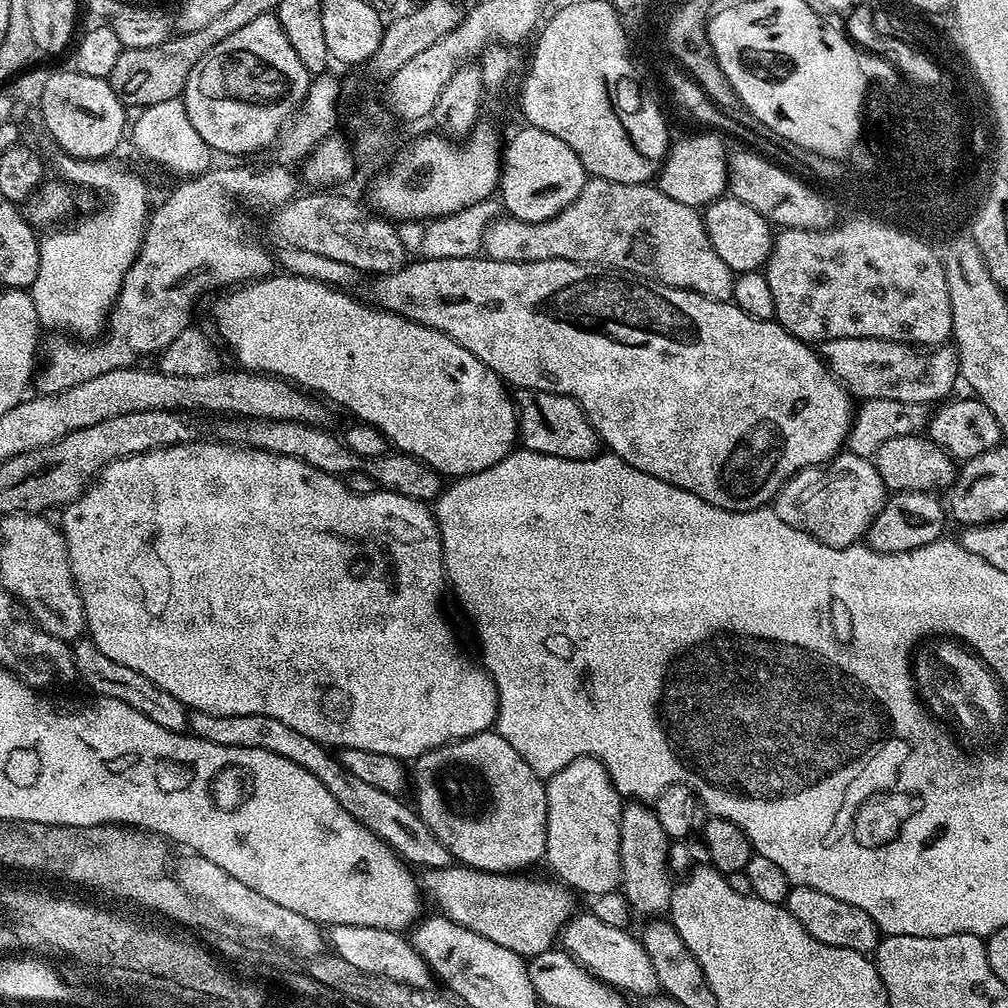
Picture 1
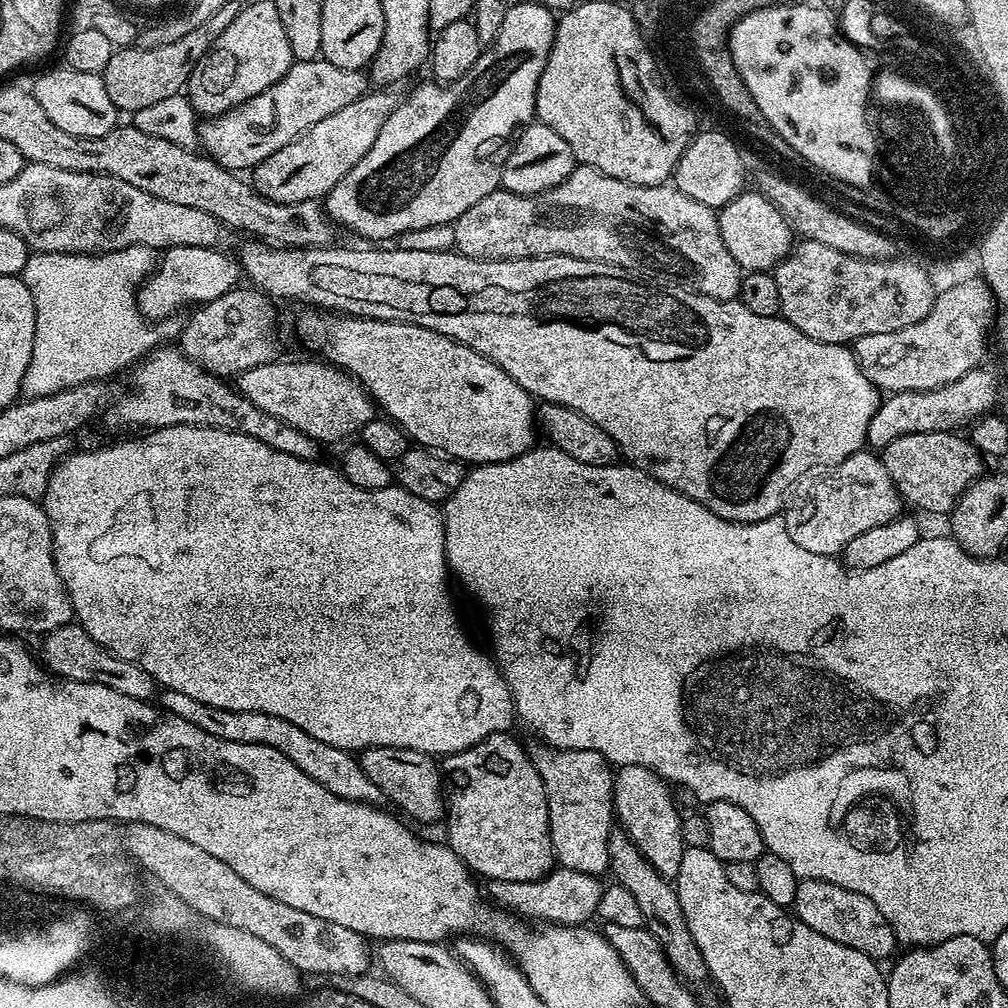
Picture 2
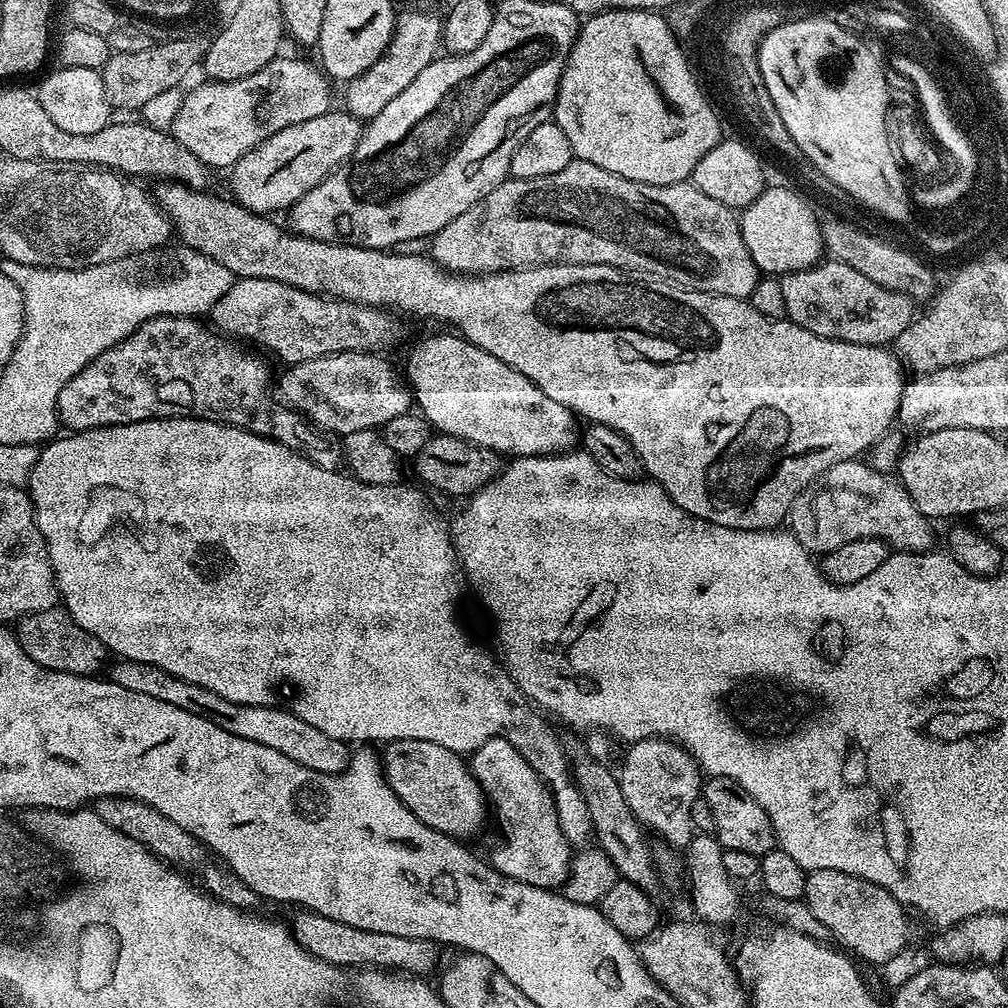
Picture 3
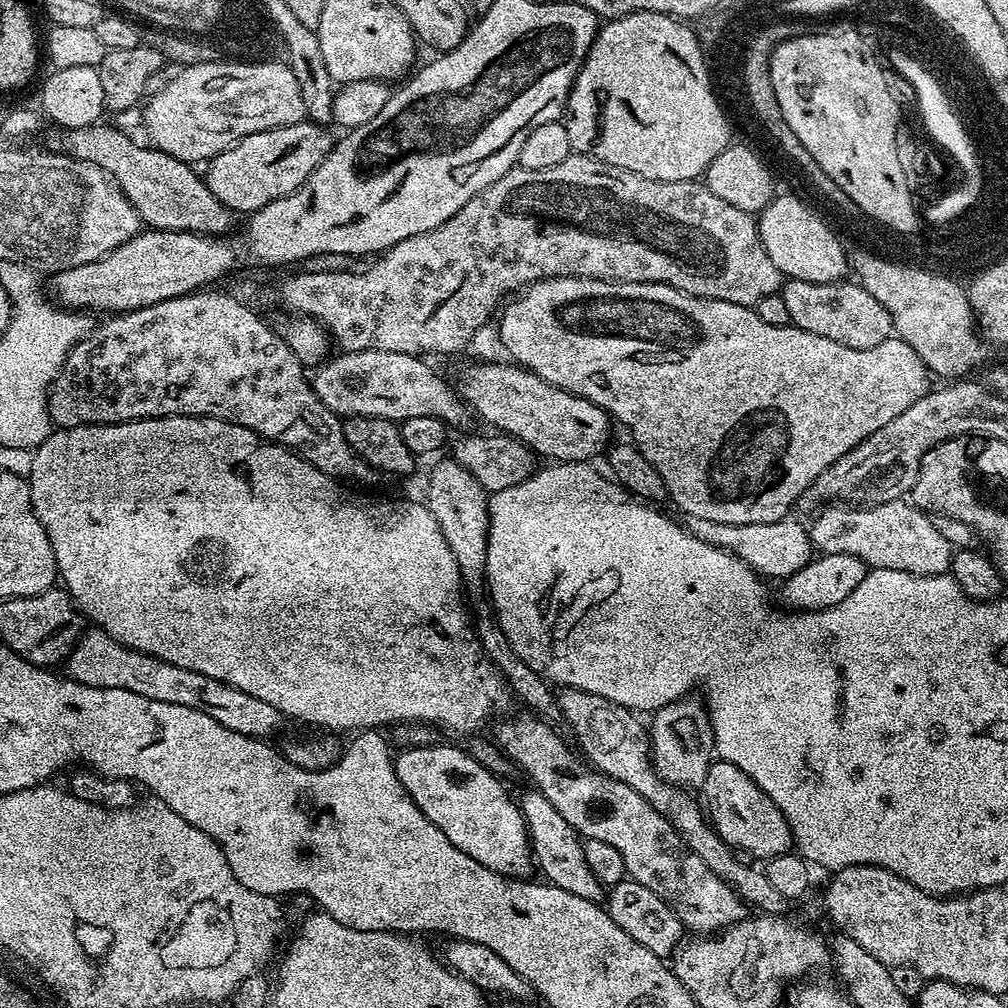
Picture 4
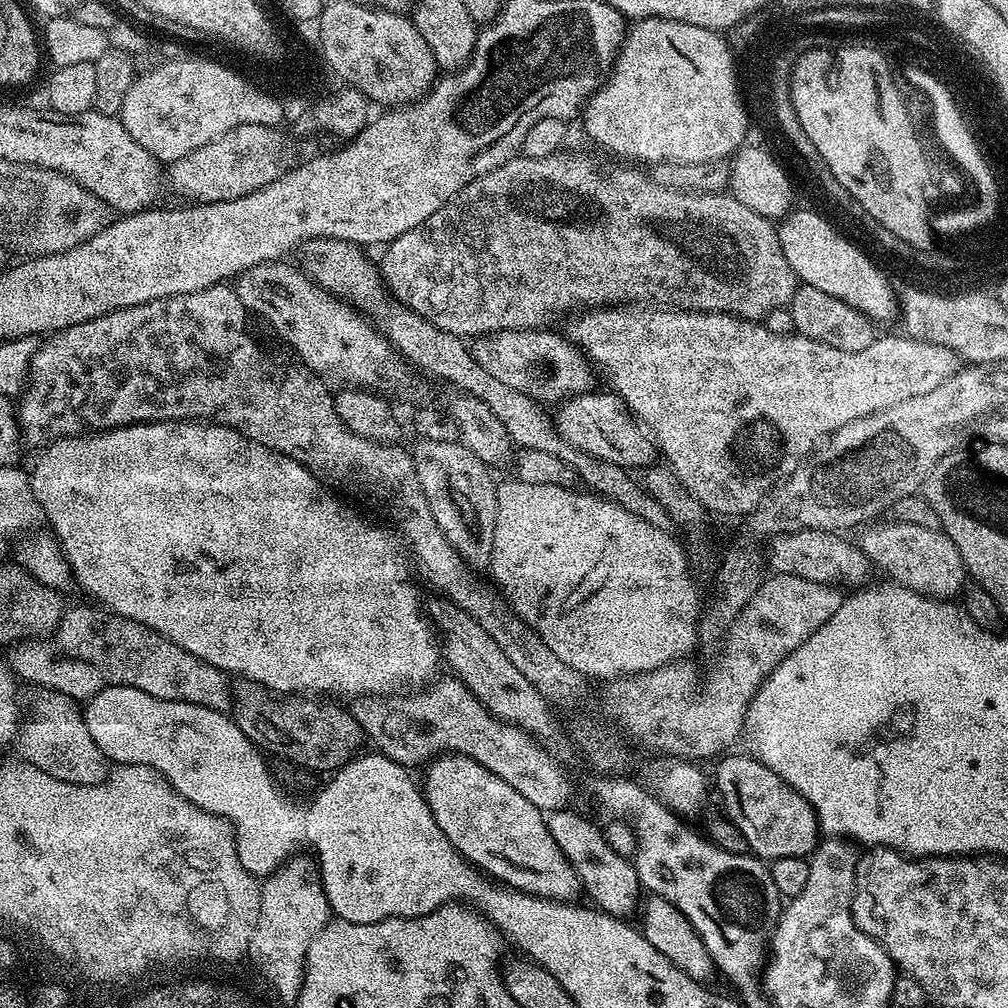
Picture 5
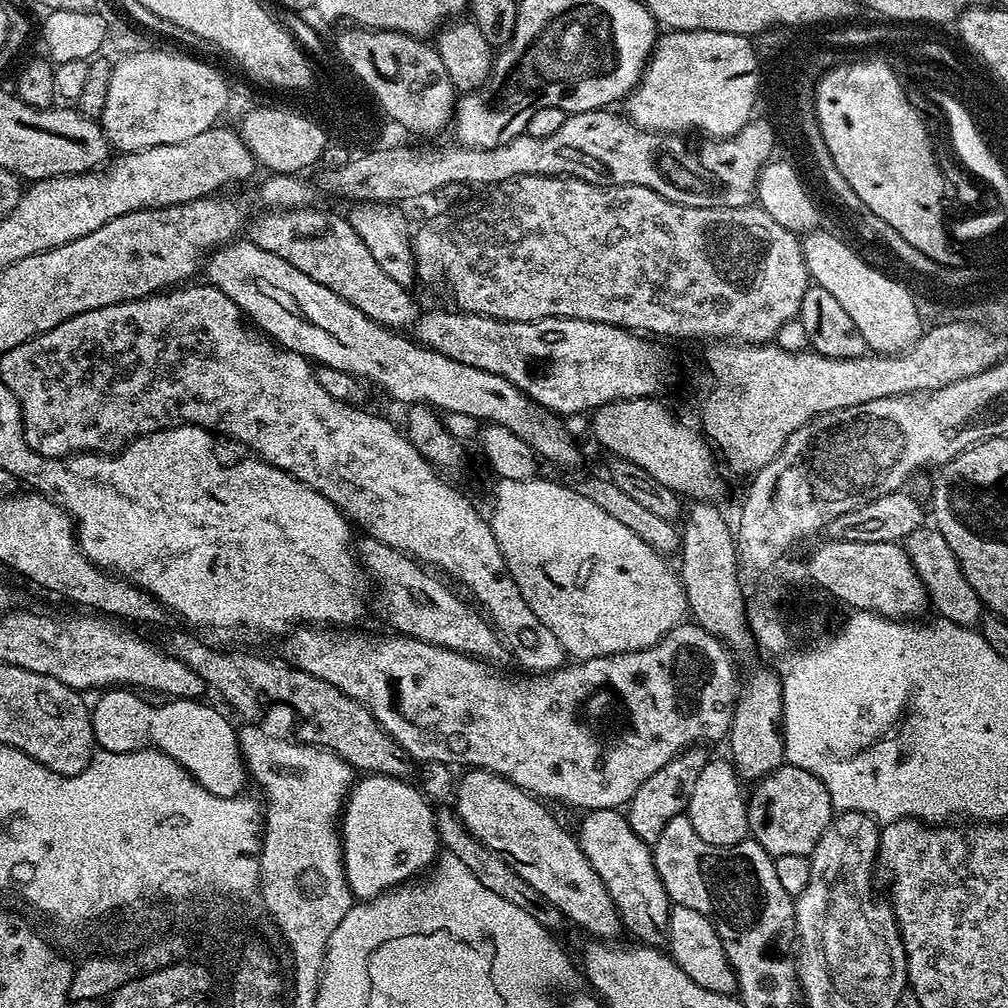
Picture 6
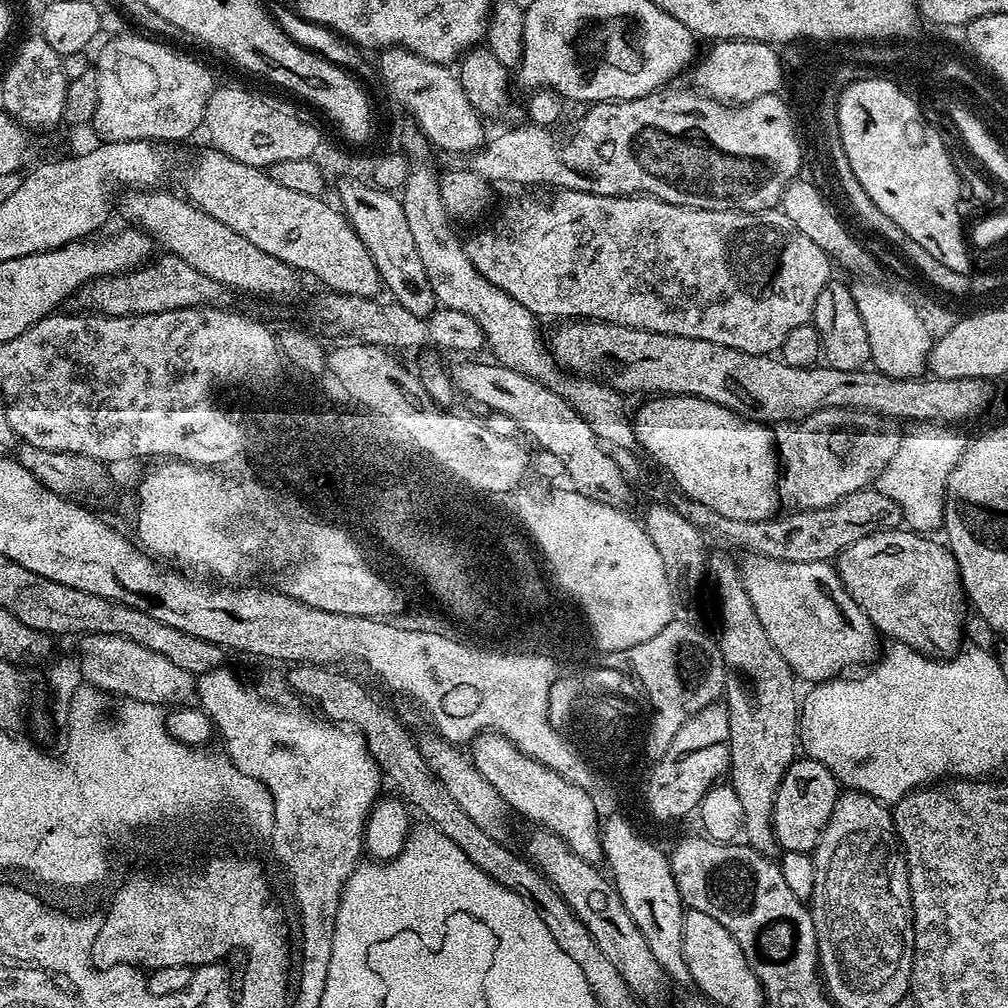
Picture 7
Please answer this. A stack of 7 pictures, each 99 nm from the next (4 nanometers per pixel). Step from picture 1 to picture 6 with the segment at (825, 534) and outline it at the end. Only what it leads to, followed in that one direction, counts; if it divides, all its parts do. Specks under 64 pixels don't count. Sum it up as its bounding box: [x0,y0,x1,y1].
[906,526,982,628]

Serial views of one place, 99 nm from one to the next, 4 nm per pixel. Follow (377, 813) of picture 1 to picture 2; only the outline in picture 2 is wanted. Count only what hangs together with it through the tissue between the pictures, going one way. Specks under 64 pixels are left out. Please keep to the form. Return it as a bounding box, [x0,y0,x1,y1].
[159,689,381,803]

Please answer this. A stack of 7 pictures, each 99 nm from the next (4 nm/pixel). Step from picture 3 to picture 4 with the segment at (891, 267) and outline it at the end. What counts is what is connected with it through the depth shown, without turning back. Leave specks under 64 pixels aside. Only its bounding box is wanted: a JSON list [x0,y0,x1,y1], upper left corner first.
[850,251,989,378]

